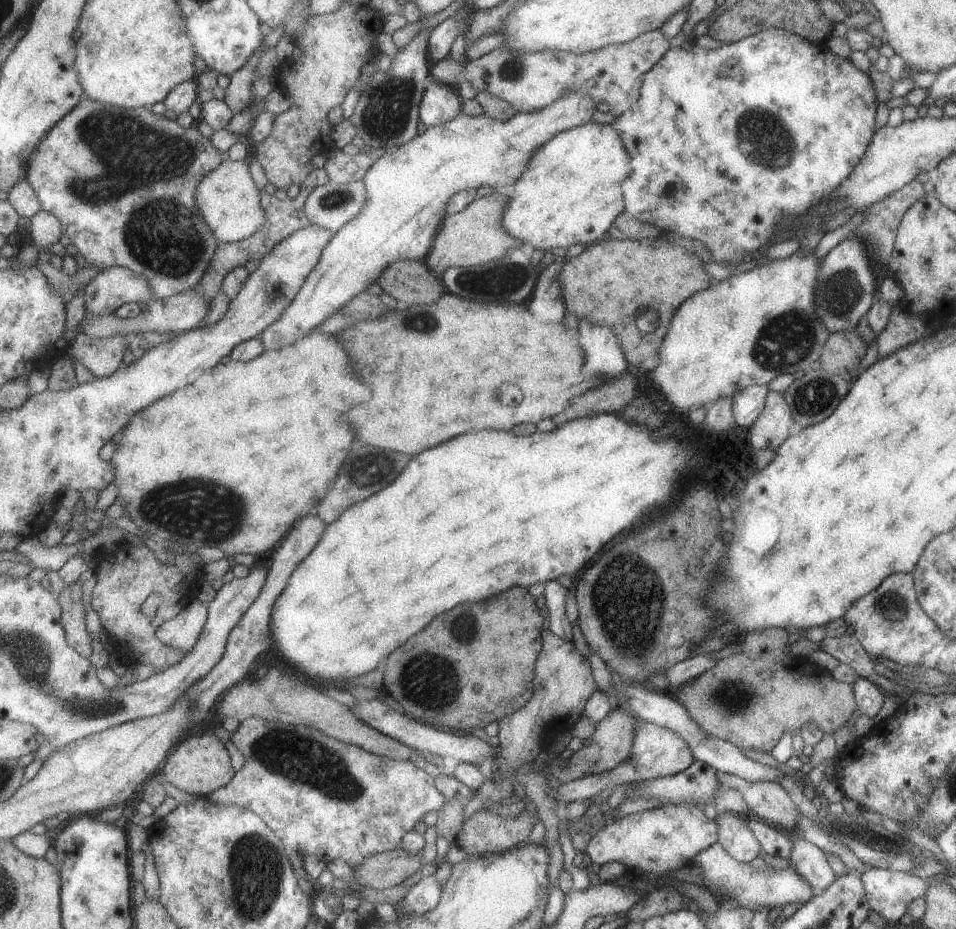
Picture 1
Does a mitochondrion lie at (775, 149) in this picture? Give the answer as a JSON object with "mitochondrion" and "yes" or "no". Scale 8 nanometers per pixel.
{"mitochondrion":"yes"}

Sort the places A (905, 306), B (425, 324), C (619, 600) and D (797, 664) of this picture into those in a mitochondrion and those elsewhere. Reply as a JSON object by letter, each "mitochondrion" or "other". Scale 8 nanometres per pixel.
{"A":"other","B":"mitochondrion","C":"mitochondrion","D":"other"}

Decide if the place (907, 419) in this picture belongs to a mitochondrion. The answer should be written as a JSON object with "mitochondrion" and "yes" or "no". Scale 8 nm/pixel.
{"mitochondrion":"no"}

